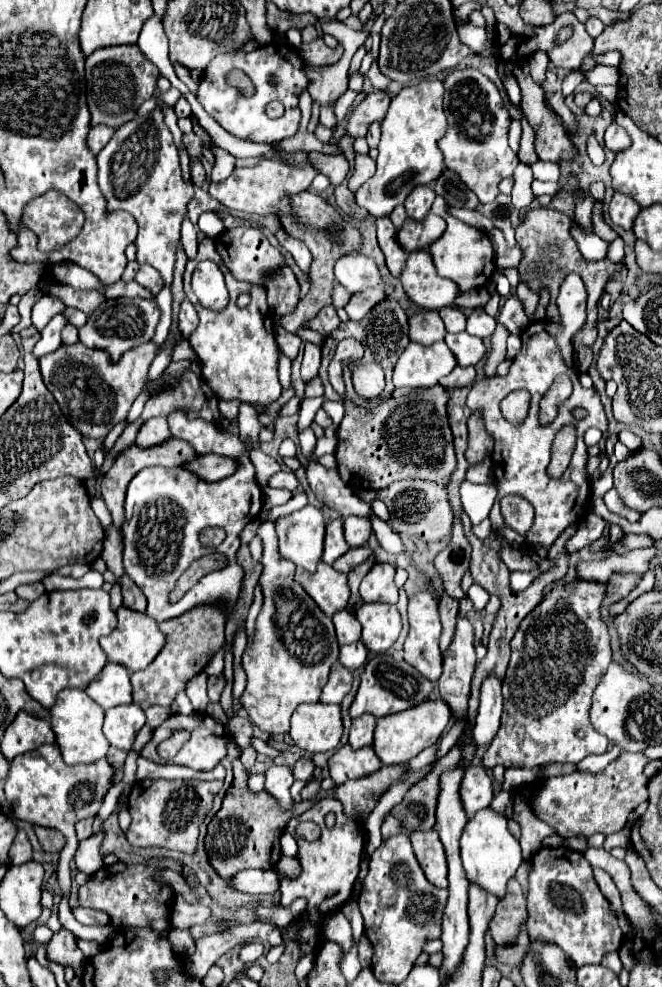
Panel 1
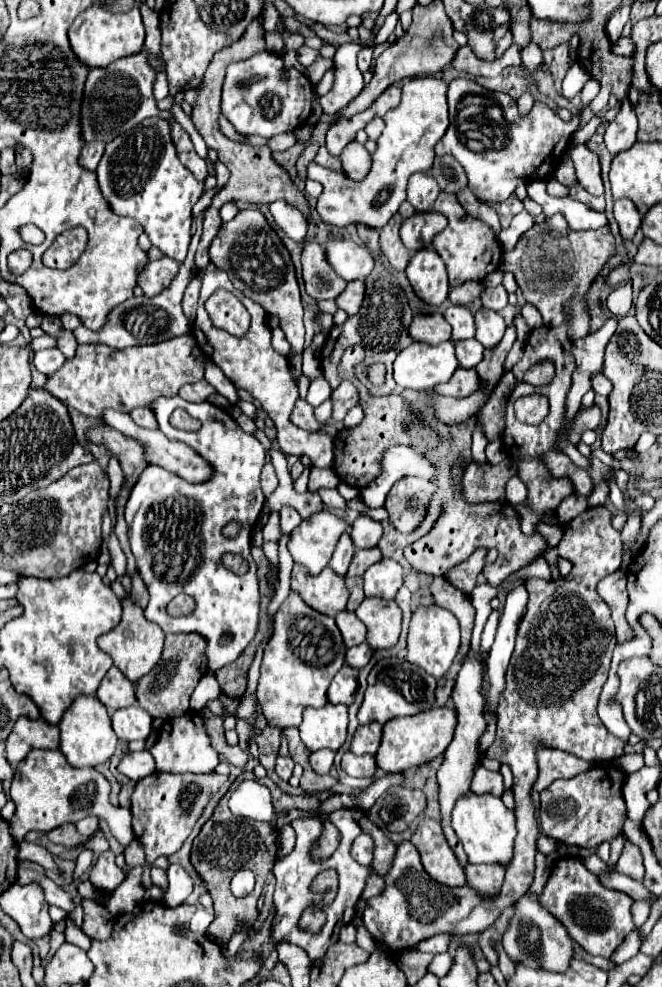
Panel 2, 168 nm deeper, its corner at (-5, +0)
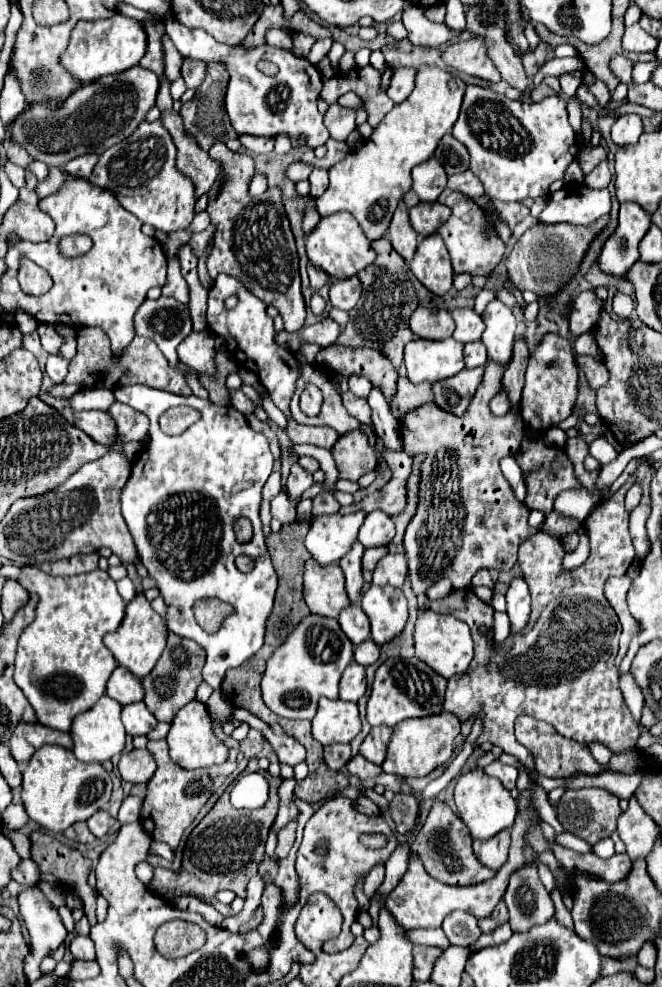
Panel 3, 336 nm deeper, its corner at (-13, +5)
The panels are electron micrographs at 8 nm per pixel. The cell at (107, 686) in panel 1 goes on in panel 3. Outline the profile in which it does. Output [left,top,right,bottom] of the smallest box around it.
[106,667,144,705]

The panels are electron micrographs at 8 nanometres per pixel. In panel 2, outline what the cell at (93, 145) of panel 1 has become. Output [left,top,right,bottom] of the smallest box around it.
[80,140,104,170]

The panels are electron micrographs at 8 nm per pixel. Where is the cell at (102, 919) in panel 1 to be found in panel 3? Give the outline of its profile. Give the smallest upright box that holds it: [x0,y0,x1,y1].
[10,859,40,887]

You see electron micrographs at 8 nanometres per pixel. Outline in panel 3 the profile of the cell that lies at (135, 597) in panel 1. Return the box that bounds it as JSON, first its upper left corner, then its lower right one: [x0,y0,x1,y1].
[74,411,116,445]

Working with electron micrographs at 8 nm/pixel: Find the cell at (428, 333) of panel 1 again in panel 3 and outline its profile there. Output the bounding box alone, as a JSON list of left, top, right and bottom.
[408,307,454,339]

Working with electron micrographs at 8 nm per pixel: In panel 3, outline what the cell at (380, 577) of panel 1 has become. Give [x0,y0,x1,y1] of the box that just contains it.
[372,553,408,587]

